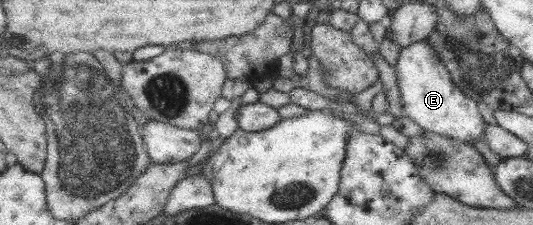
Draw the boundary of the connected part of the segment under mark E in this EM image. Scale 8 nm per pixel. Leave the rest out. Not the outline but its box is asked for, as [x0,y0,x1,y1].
[394,38,484,145]

